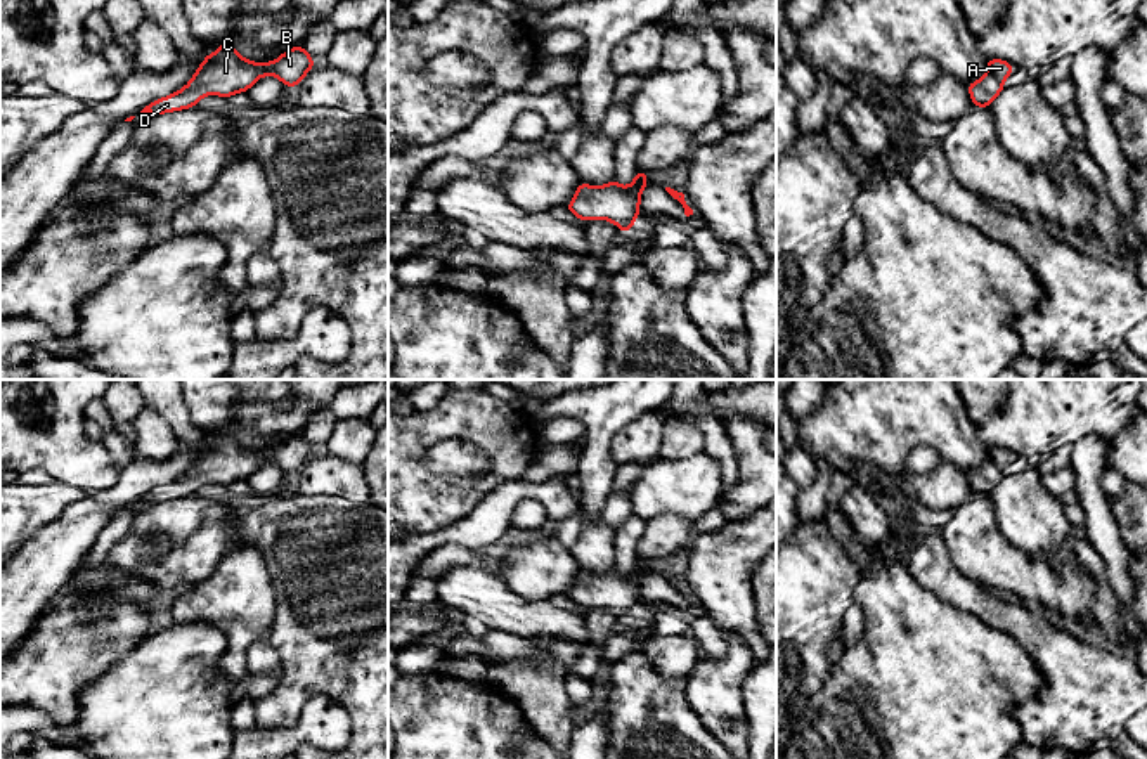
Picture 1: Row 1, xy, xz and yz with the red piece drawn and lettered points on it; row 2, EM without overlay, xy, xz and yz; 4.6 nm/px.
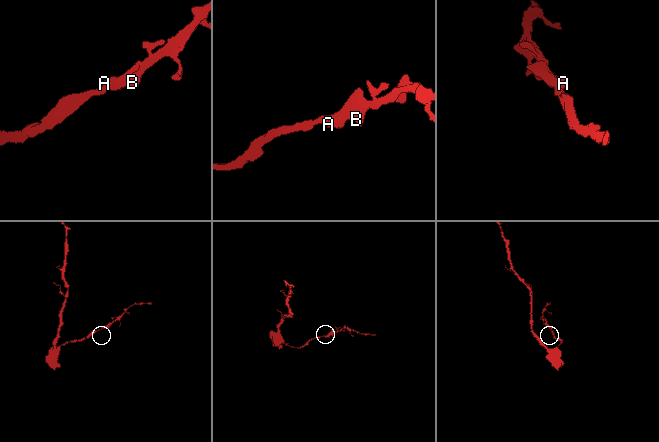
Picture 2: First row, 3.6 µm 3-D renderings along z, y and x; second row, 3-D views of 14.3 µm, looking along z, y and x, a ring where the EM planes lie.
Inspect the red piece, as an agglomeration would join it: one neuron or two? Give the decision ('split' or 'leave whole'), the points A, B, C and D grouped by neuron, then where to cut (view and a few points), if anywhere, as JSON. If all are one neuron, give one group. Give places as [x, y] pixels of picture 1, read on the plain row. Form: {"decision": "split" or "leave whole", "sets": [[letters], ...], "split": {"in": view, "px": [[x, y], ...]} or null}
{"decision": "leave whole", "sets": [["A", "B", "C", "D"]], "split": null}

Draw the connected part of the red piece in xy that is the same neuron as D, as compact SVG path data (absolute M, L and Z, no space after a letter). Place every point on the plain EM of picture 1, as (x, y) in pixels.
M220 431L215 442L204 444L184 477L151 490L140 501L156 504L182 499L198 494L204 483L229 487L237 480L248 480L256 468L267 463L279 466L288 477L295 477L315 452L301 433L291 435L274 451L251 451L234 435Z

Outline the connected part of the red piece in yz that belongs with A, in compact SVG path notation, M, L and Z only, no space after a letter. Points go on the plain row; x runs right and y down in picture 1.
M988 447L988 456L979 470L967 473L970 487L975 496L989 496L991 490L1005 477L1003 468L1012 463L1015 456L1008 449Z

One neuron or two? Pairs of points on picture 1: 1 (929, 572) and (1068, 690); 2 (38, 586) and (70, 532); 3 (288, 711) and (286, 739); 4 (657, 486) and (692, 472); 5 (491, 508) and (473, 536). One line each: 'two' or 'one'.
1: one
2: one
3: two
4: one
5: one

